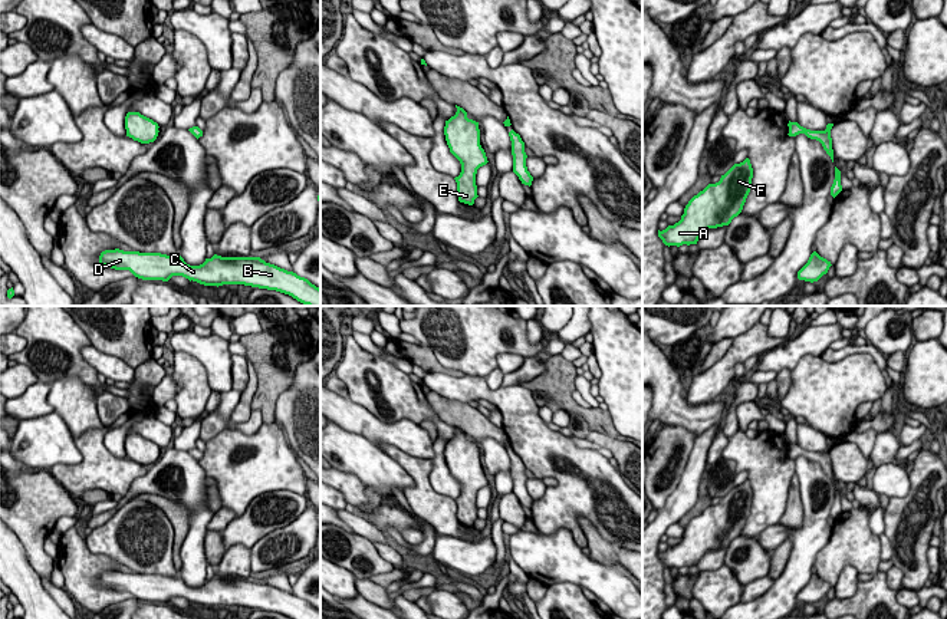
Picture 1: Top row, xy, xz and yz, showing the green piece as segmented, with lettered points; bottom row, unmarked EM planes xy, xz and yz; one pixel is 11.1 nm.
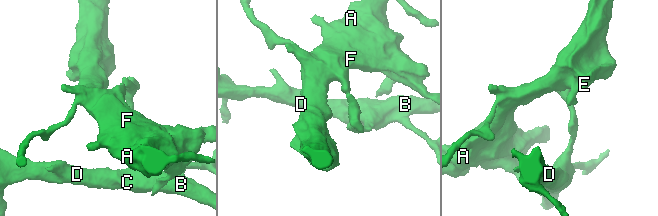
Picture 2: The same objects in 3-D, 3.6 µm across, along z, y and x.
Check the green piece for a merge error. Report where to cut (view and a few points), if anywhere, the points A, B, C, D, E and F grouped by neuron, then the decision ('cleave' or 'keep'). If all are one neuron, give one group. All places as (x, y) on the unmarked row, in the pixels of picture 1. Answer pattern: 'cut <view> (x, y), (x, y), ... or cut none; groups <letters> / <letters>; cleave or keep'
cut xz (523, 468), (512, 470); groups A E F / B C D; cleave

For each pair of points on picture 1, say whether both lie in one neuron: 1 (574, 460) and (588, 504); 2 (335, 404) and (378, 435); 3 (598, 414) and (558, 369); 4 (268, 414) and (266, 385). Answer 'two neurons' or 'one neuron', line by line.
1: one neuron
2: one neuron
3: one neuron
4: one neuron

